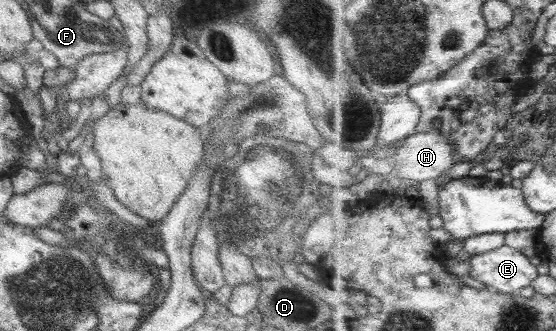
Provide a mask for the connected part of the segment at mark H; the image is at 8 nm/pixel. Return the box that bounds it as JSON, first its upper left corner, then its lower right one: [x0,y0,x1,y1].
[389,131,463,183]

